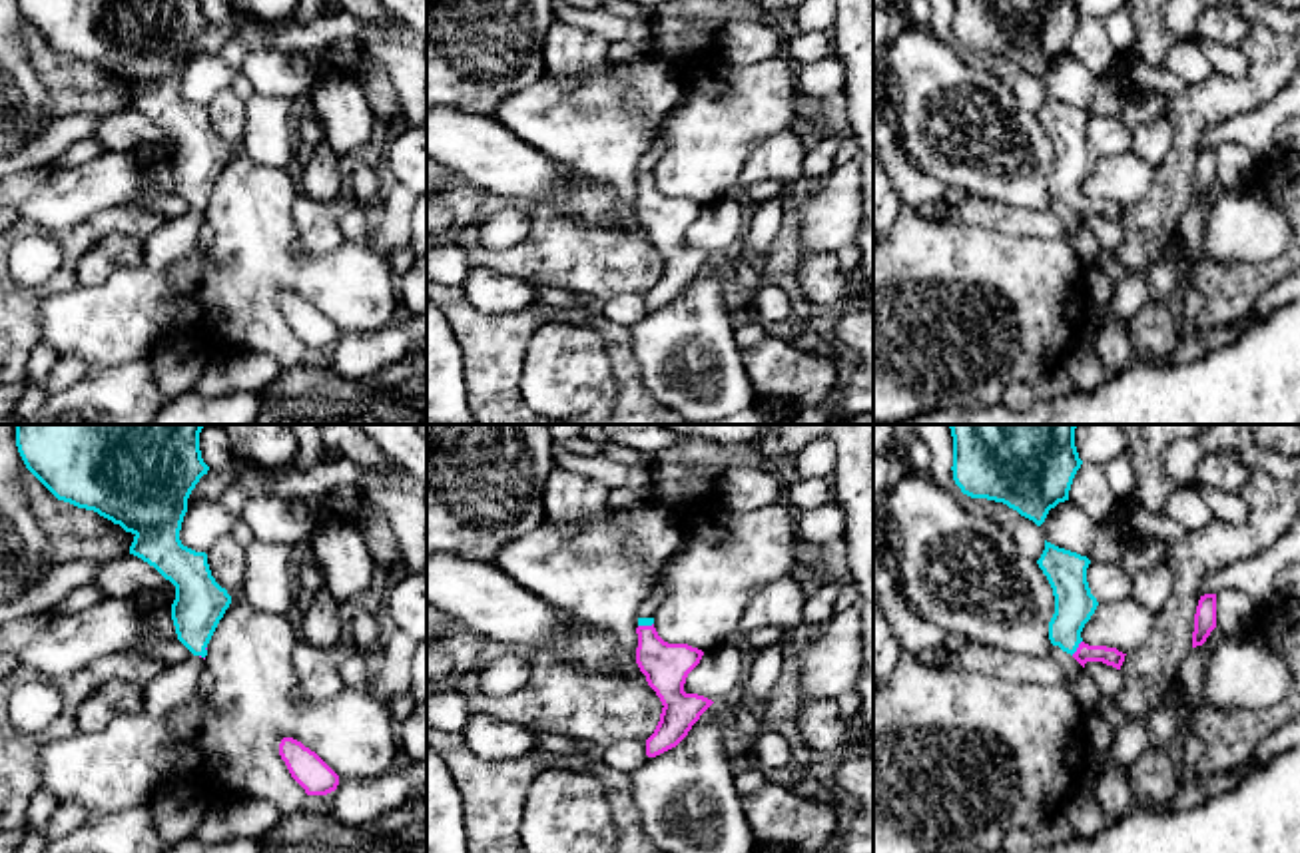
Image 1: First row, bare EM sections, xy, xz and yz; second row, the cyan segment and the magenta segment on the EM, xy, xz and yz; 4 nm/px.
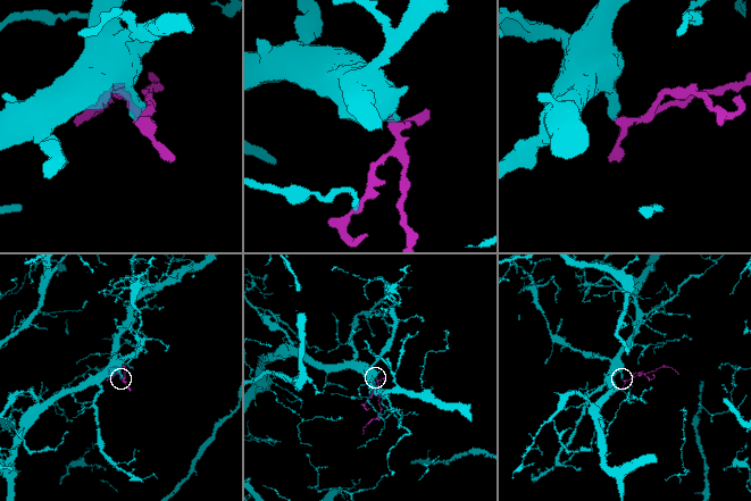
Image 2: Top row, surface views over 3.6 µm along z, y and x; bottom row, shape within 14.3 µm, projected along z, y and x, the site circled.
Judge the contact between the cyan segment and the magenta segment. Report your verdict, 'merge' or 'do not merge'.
merge

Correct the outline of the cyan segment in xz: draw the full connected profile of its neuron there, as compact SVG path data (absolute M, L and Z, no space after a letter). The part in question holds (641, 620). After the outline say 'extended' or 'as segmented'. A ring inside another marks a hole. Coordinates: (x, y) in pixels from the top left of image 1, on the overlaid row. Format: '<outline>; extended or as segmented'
M638 618L636 634L636 664L664 706L654 733L646 739L646 755L656 757L676 747L714 702L684 692L688 674L704 656L702 650L664 642L654 618Z; extended

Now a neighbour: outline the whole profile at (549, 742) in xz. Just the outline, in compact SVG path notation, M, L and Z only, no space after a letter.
M534 733L538 749L554 753L576 753L586 761L600 761L604 757L604 747L596 743L574 741L564 735L554 733Z

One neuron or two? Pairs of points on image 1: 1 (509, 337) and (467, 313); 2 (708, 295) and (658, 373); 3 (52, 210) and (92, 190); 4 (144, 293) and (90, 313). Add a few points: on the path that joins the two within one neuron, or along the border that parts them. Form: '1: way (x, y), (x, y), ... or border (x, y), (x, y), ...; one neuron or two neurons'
1: way (499, 337), (491, 337), (477, 323); one neuron
2: way (704, 315), (690, 341), (678, 353); one neuron
3: way (62, 202), (82, 192); one neuron
4: way (130, 307), (124, 313), (104, 313); one neuron

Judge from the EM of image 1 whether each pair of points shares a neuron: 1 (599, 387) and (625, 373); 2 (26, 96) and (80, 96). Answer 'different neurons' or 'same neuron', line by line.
1: different neurons
2: different neurons

